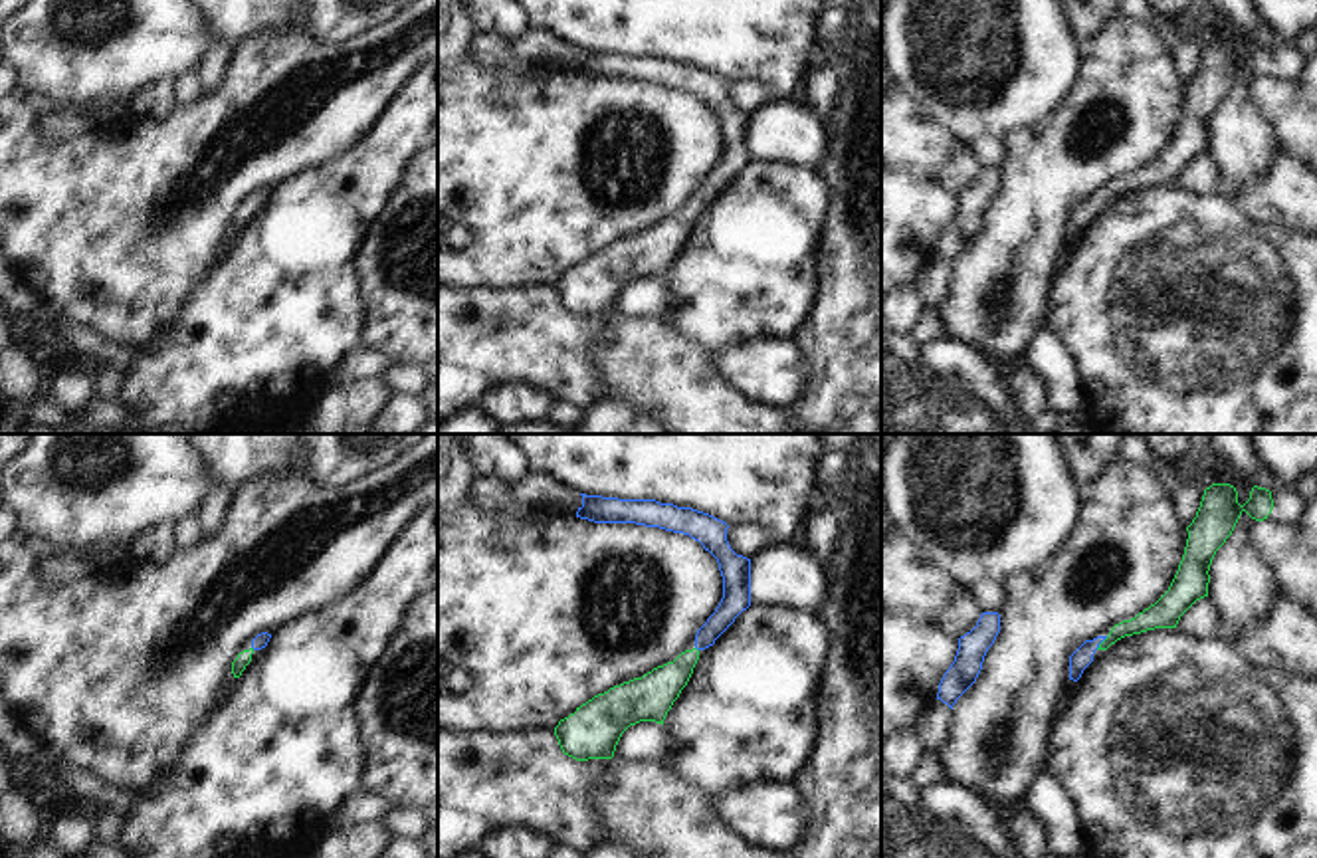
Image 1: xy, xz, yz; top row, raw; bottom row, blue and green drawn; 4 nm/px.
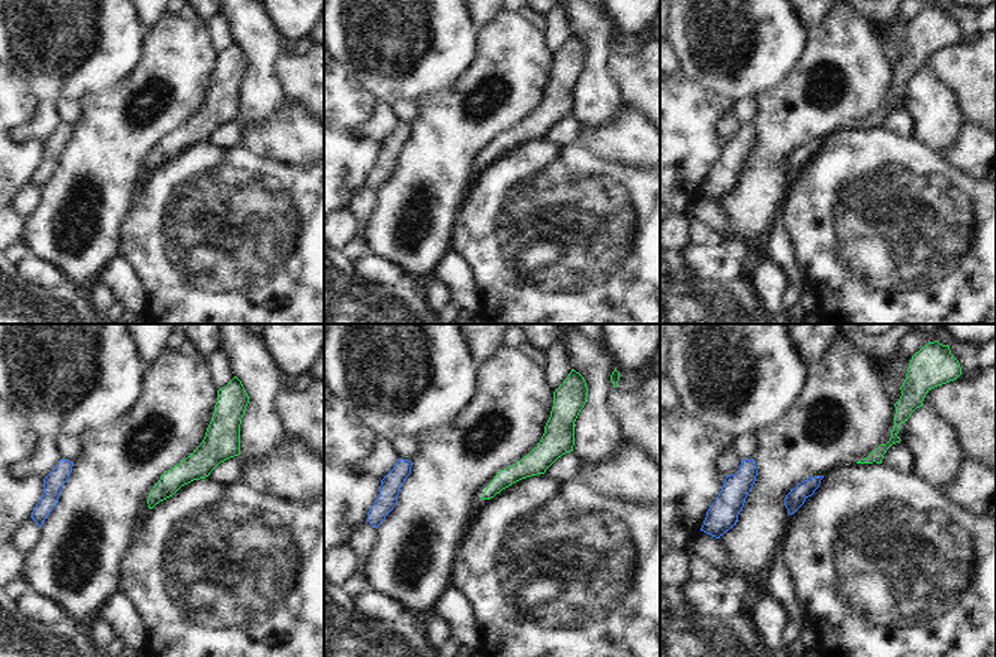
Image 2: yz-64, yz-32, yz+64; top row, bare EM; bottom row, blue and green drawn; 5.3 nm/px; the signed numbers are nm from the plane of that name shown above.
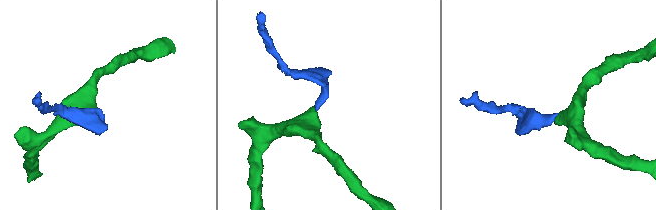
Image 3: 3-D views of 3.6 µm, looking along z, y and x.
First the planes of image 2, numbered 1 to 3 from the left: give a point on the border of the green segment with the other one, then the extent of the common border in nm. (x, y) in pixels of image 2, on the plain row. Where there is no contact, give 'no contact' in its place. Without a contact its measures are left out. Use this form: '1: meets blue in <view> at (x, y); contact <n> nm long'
1: no contact
2: no contact
3: no contact

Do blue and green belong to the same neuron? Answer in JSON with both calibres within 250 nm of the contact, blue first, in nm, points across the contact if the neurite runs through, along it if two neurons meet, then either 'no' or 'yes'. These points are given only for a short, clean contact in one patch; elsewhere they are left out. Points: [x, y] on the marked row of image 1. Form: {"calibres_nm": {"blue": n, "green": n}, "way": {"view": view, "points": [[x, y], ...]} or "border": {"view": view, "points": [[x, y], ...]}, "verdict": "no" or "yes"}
{"calibres_nm": {"blue": 80, "green": 100}, "way": {"view": "yz", "points": [[1084, 654], [1102, 641], [1157, 615]]}, "verdict": "yes"}

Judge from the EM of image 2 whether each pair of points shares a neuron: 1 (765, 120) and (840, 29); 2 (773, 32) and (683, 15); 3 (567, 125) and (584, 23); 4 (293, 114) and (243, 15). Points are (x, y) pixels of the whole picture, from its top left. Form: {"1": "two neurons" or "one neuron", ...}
{"1": "one neuron", "2": "one neuron", "3": "two neurons", "4": "two neurons"}

